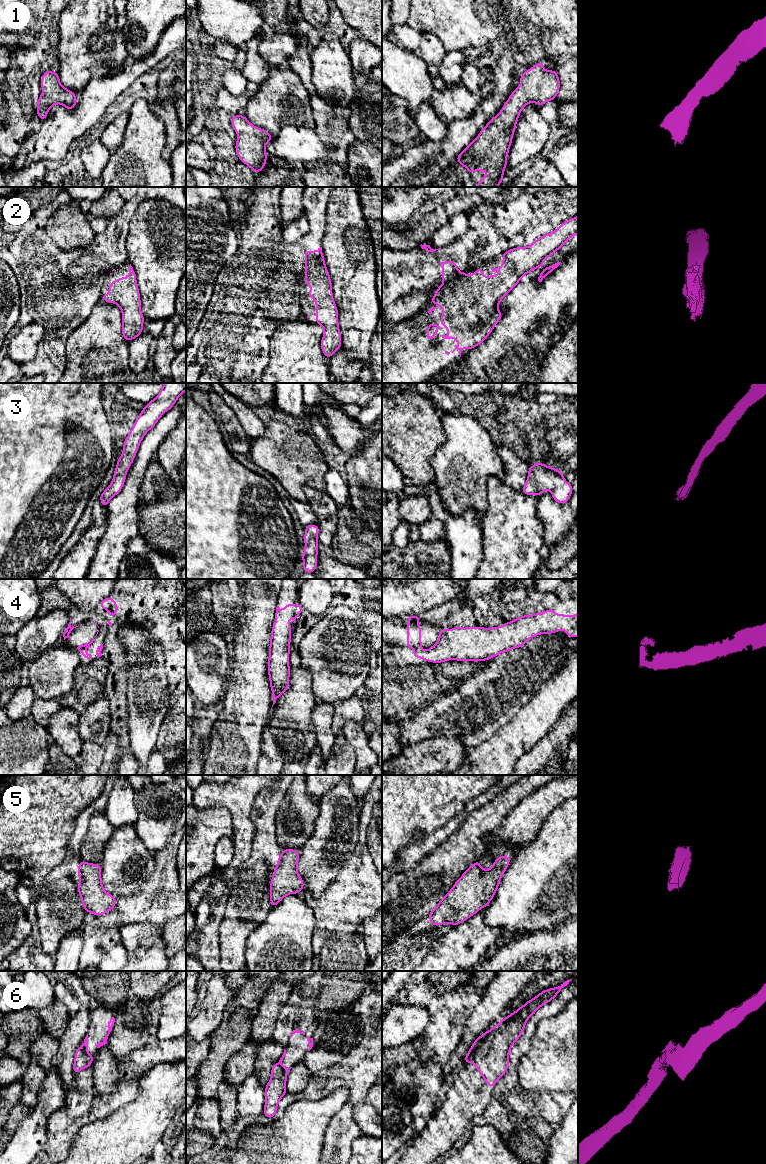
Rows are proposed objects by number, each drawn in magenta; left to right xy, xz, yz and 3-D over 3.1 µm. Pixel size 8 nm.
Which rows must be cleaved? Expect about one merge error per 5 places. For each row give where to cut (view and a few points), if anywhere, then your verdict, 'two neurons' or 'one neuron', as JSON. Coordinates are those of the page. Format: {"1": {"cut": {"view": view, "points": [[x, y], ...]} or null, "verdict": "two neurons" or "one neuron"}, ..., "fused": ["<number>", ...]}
{"1": {"cut": null, "verdict": "one neuron"}, "2": {"cut": null, "verdict": "one neuron"}, "3": {"cut": null, "verdict": "one neuron"}, "4": {"cut": null, "verdict": "one neuron"}, "5": {"cut": null, "verdict": "one neuron"}, "6": {"cut": {"view": "yz", "points": [[495, 1026], [477, 1047], [470, 1061]]}, "verdict": "two neurons"}, "fused": ["6"]}

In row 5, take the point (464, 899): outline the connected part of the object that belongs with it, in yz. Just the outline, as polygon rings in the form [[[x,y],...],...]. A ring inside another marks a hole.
[[[499,856],[488,870],[481,867],[479,860],[473,863],[428,914],[431,924],[452,923],[455,927],[488,906],[511,858]]]

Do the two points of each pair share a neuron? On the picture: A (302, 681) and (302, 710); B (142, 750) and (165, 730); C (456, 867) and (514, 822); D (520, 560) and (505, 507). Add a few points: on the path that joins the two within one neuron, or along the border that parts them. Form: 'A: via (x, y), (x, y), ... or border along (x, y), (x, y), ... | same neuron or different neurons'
A: via (302, 688), (302, 703) | same neuron
B: border along (163, 717), (155, 749) | different neurons
C: border along (500, 825), (484, 837), (485, 850), (478, 859) | different neurons
D: via (512, 547), (510, 520) | same neuron

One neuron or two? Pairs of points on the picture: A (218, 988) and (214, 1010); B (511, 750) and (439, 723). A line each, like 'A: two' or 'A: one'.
A: one
B: two

